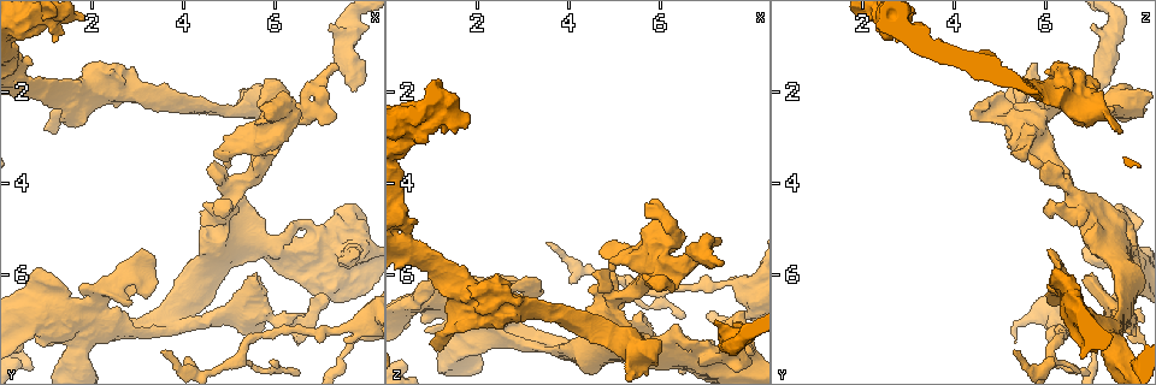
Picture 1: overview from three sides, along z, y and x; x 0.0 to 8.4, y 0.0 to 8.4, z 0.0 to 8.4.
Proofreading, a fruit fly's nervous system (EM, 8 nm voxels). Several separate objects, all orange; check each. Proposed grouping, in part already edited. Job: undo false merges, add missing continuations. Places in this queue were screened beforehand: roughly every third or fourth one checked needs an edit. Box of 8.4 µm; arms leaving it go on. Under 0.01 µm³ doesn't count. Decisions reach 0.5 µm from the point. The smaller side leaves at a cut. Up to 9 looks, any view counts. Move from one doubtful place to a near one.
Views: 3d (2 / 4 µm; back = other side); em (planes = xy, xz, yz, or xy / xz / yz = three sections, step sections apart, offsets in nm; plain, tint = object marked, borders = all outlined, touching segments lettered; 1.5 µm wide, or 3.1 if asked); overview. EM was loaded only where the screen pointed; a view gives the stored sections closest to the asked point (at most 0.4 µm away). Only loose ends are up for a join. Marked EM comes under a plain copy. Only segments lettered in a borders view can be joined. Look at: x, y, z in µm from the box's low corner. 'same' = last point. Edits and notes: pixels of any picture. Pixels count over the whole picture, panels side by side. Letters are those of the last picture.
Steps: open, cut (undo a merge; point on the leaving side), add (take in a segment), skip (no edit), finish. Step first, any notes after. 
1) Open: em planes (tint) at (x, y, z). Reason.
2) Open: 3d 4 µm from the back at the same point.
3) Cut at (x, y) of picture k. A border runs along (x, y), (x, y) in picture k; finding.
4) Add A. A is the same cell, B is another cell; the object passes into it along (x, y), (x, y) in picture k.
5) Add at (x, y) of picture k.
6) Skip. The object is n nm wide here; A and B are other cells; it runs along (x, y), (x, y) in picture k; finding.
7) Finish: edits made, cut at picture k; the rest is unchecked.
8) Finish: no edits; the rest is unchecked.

Open: em planes (borders) at (3.55, 7.65, 5.30). Tapers out.

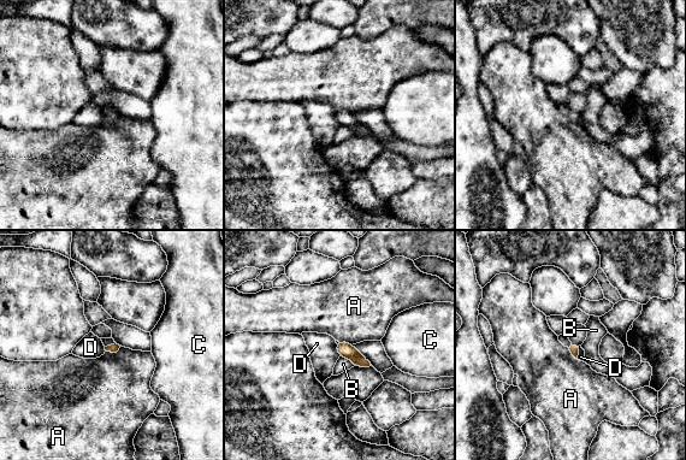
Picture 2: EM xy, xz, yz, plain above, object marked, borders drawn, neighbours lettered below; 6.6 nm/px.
Skip. A, B, C and D are other cells; a border runs along (335, 343), (336, 351), (341, 355) in picture 2; none of them fits.

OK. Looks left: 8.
Open: em xz step 4 (tint) at (1.20, 2.90, 7.65). Free end.

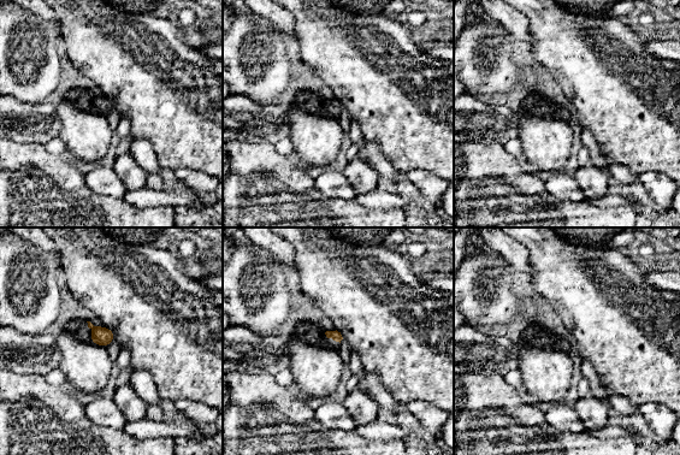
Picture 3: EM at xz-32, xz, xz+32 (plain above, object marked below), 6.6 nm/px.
Open: em xz step 4 (borders) at the same point. See the neighbours.

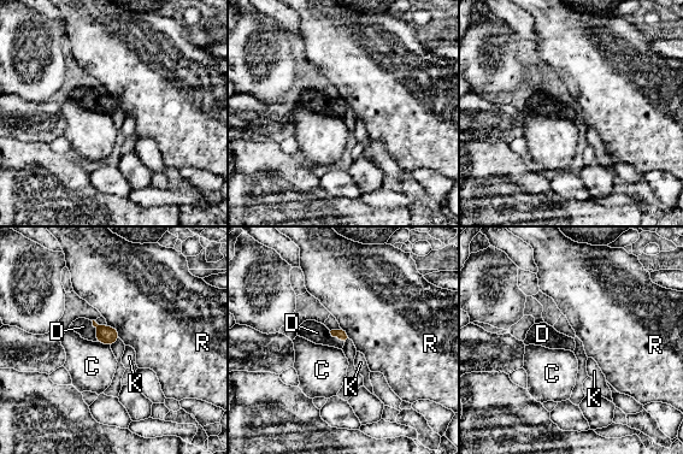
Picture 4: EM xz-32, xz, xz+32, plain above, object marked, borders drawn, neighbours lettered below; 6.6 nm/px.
Add at (83, 326) of picture 4. D is the same cell, C, K and R are other cells; the object passes into it along (107, 335), (98, 331), (83, 326) in picture 4; it goes on there.

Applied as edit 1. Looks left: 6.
Open: em planes (tint) at (6.60, 2.50, 5.80). Abrupt turn.

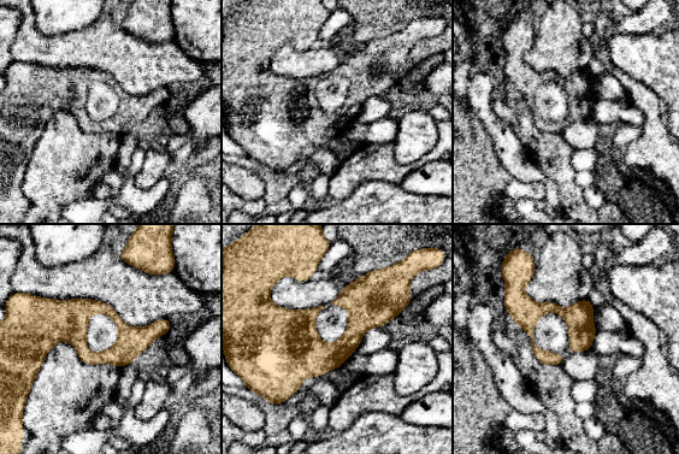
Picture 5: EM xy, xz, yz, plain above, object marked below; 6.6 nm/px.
Open: em planes (borders) at the same point. See the neighbours.

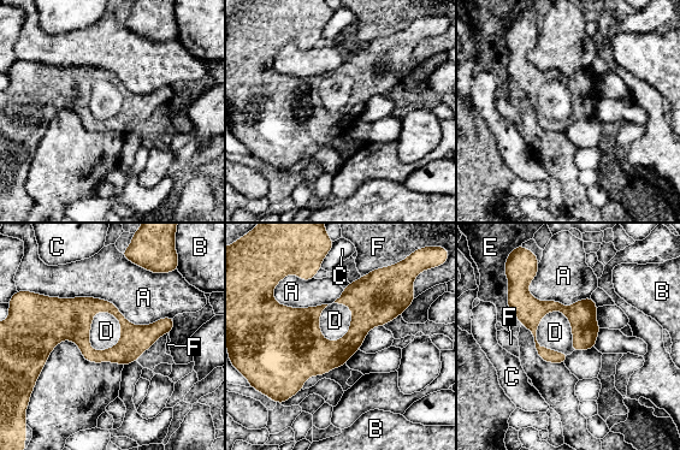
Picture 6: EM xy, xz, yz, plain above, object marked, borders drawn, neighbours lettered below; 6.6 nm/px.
Skip. A, B, C, D, E and F are other cells; it runs along (171, 320), (113, 355), (41, 331) in picture 6; all the same neuron.

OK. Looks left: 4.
Open: em planes (borders) at (7.70, 2.00, 7.25).

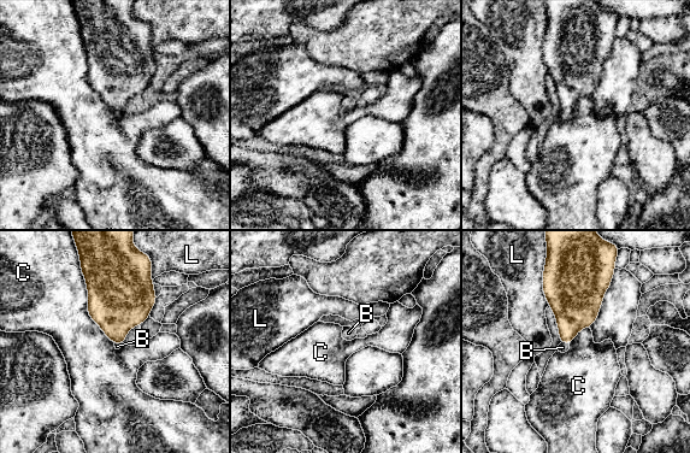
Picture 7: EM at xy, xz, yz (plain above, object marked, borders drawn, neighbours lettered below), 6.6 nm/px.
Add at (562, 347) of picture 7. The longest contact is with C, 550 nm; B is the same cell, C and L are other cells; the object passes into it along (574, 306), (565, 342), (562, 347) in picture 7; the neuron continues.

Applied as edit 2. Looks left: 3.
Finish: edits made, add at picture 4, add at picture 7; the rest is unchecked.

